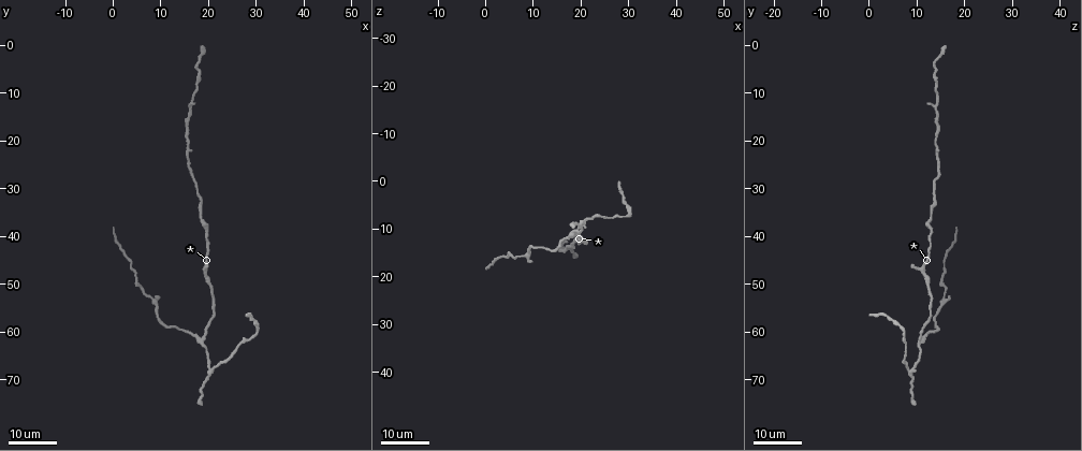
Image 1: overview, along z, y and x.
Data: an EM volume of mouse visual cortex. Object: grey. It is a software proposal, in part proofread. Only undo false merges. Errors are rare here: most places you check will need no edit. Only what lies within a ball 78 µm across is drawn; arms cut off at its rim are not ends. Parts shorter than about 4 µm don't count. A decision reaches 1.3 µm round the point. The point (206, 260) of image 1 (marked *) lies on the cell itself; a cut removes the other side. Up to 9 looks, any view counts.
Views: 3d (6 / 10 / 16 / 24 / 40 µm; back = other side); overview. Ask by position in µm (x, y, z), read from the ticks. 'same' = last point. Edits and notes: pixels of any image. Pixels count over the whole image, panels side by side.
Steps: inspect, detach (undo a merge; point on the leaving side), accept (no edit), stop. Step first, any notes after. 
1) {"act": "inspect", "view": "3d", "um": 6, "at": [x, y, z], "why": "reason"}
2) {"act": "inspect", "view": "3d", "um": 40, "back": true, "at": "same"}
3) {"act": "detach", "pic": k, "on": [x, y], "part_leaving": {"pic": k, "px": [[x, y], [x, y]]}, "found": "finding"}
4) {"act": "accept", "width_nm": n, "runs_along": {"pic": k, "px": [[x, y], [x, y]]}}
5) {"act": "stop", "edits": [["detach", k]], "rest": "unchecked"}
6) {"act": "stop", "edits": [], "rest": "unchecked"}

{"act": "inspect", "view": "3d", "um": 24, "at": [18.0, 62.0, 11.0]}

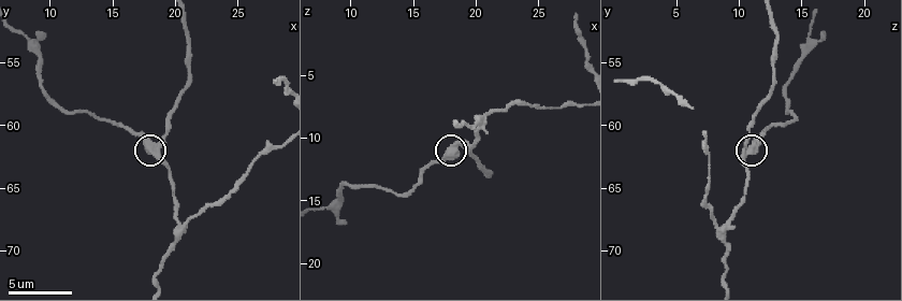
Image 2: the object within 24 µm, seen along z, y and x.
{"act": "inspect", "view": "3d", "um": 10, "at": [18.0, 62.0, 11.0], "why": "zoom in"}

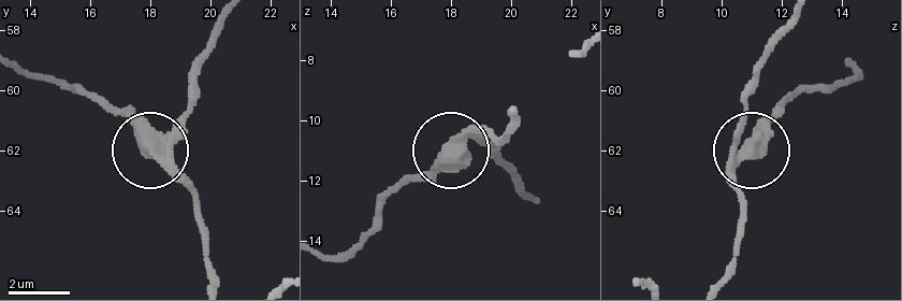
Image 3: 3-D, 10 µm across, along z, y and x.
{"act": "detach", "pic": 3, "on": [154, 127], "part_leaving": {"pic": 3, "px": [[166, 166], [128, 122], [20, 66]]}, "found": "two cells meet here"}

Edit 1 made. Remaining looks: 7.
{"act": "inspect", "view": "overview"}

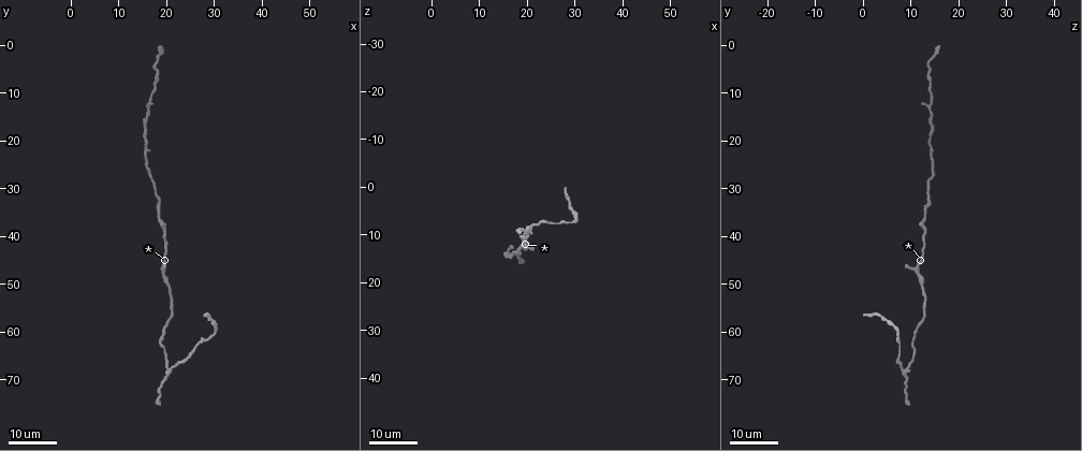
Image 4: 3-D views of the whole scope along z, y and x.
{"act": "inspect", "view": "3d", "um": 24, "at": [20.5, 68.0, 8.0], "why": "two arms at a narrow angle"}

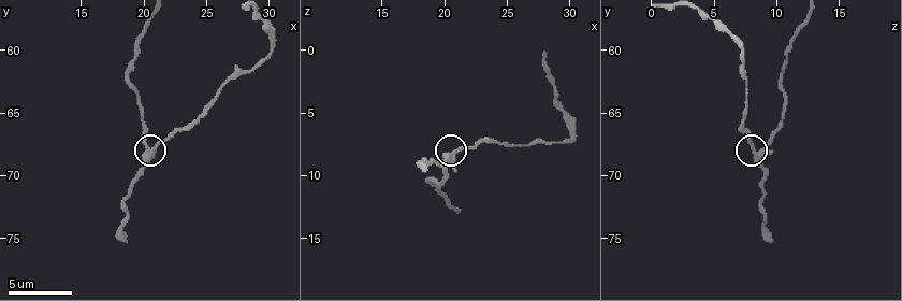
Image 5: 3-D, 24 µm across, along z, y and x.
{"act": "inspect", "view": "3d", "um": 6, "at": [20.6, 68.2, 8.2]}

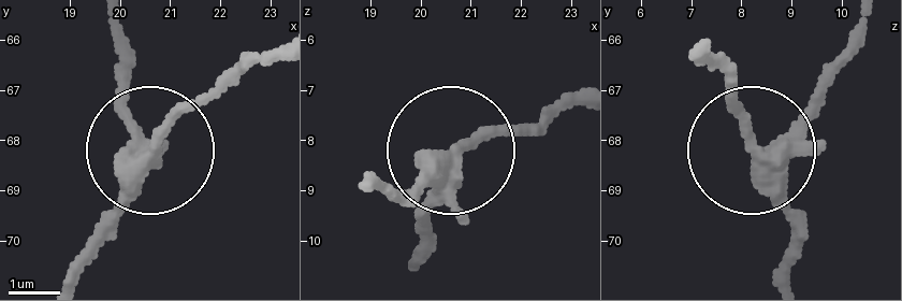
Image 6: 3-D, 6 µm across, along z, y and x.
{"act": "accept", "width_nm": 320, "found": "continuous, no second cell"}

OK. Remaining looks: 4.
{"act": "inspect", "view": "3d", "um": 16, "at": [24.8, 65.0, 7.6], "why": "calibre changes"}

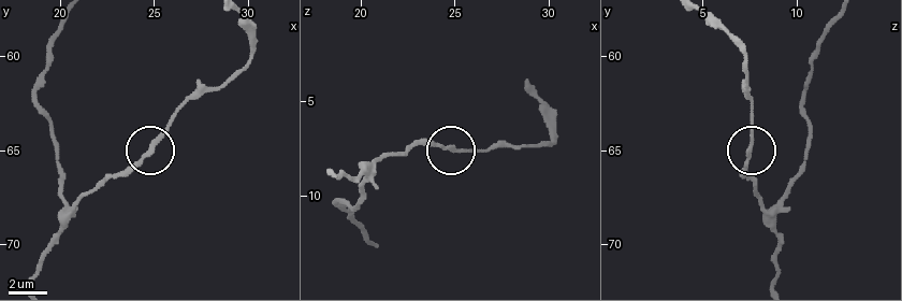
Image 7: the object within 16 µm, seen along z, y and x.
{"act": "inspect", "view": "3d", "um": 16, "back": true, "at": [24.7, 64.9, 7.4]}

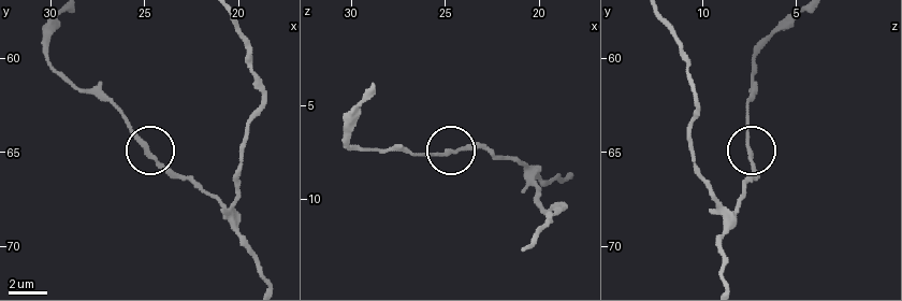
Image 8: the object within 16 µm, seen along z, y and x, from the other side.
{"act": "accept", "width_nm": 190, "found": "continuous, no second cell"}

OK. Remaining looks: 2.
{"act": "inspect", "view": "3d", "um": 10, "at": [30.2, 59.4, 7.0], "why": "sudden change in width"}

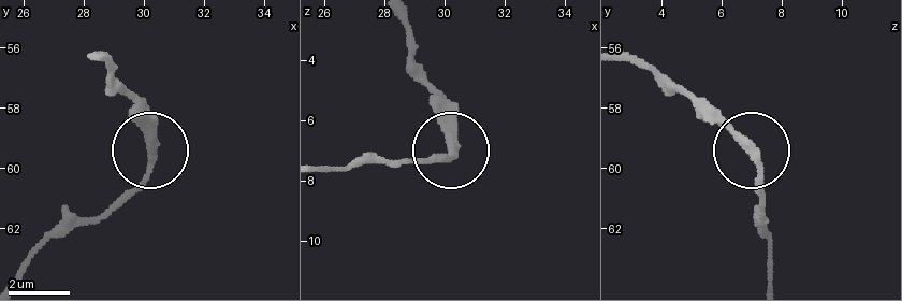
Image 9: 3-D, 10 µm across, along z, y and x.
{"act": "inspect", "view": "3d", "um": 6, "at": [30.2, 59.4, 6.9], "why": "zoom in"}

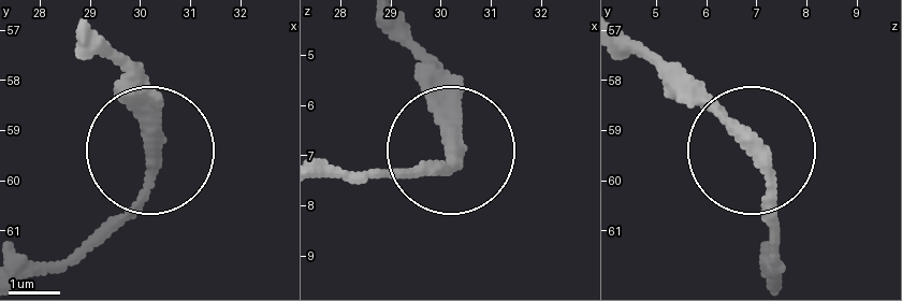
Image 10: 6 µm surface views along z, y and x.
{"act": "accept", "width_nm": 280, "runs_along": {"pic": 10, "px": [[777, 276], [760, 169], [666, 70]]}, "found": "one cell here"}

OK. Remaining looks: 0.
{"act": "stop", "edits": [["detach", 3]], "rest": "unchecked"}

